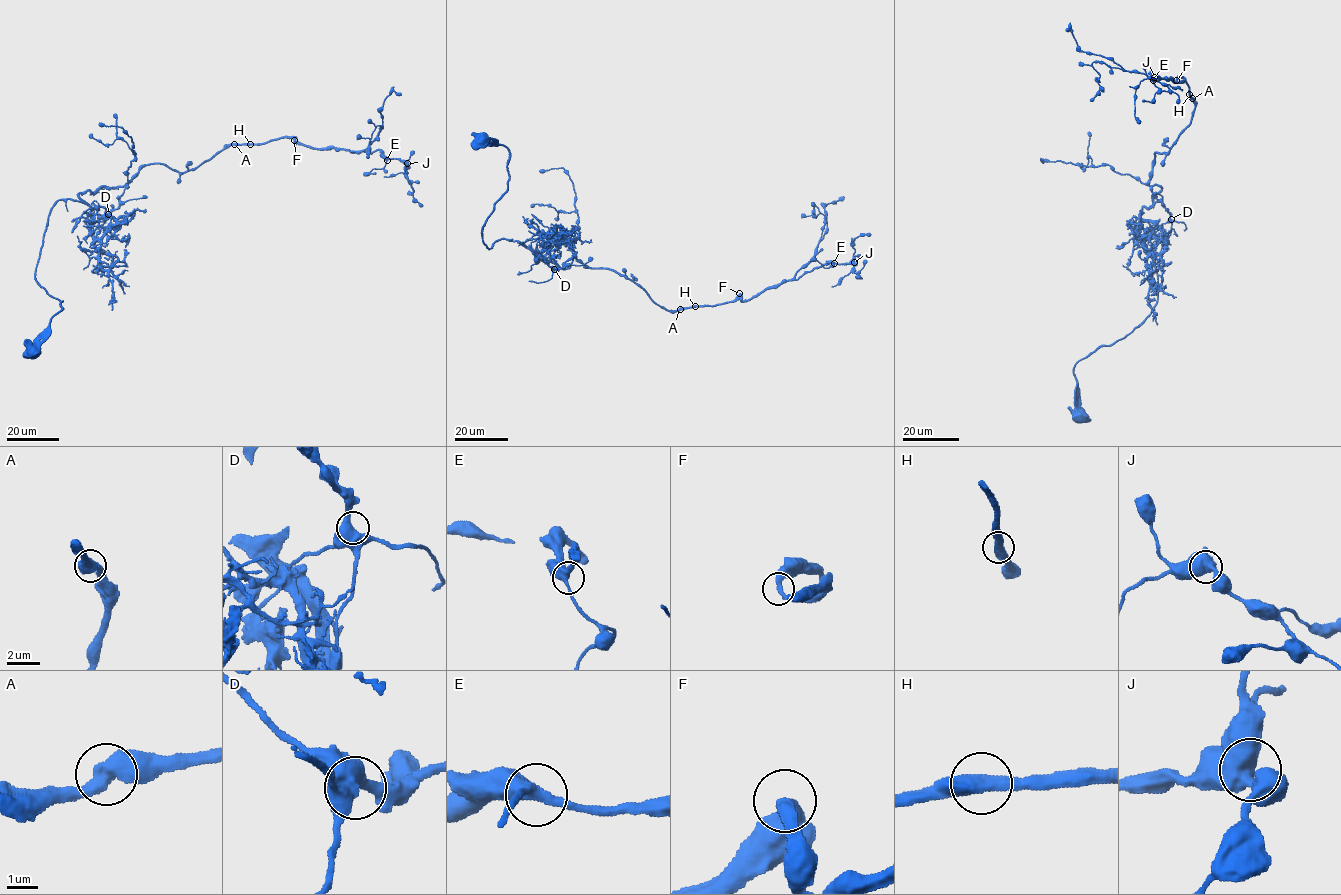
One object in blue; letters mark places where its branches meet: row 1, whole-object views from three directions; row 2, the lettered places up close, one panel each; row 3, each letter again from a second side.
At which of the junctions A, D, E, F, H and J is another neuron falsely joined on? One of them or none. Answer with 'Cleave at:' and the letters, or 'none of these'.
Cleave at: none of these

